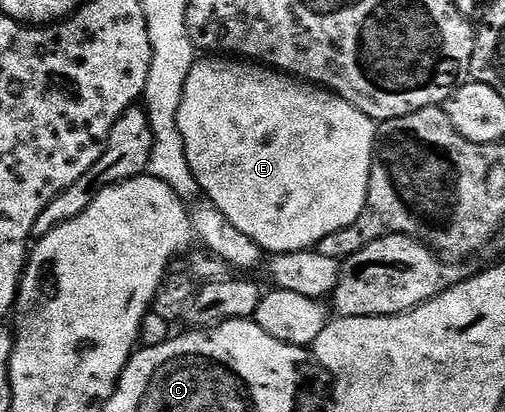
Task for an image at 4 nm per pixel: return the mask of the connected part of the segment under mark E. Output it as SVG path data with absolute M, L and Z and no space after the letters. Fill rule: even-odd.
M240 58L200 59L193 63L188 75L182 106L178 110L178 130L182 130L182 138L186 142L186 158L190 162L194 178L200 184L201 193L214 206L218 206L218 210L222 210L222 214L226 214L226 218L230 218L230 222L234 222L234 226L242 230L242 234L250 234L250 238L254 238L254 242L258 242L258 246L268 254L312 250L319 245L322 238L351 229L353 222L363 214L368 202L372 149L376 146L377 125L374 121L336 93L271 66L259 62L245 62Z

